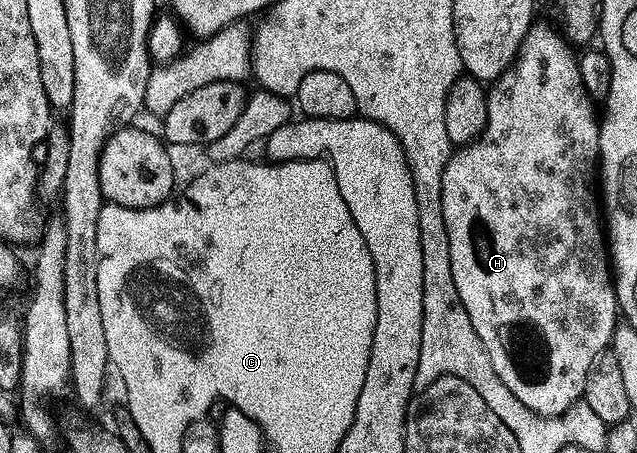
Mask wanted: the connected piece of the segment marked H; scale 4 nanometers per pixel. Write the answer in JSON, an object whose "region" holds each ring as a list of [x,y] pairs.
{"region":[[[535,21],[530,24],[528,33],[524,37],[524,41],[520,45],[518,55],[514,59],[514,64],[508,68],[505,73],[494,80],[492,86],[489,88],[486,96],[486,104],[488,105],[488,117],[486,118],[486,127],[482,134],[472,143],[468,143],[457,148],[458,151],[454,156],[445,160],[445,167],[441,172],[442,185],[443,185],[443,217],[447,225],[447,233],[450,238],[451,247],[451,264],[454,266],[454,284],[460,293],[460,301],[464,305],[464,309],[468,313],[468,317],[472,321],[472,325],[476,329],[476,333],[480,337],[480,341],[484,345],[484,349],[488,353],[488,357],[494,366],[494,372],[500,377],[500,381],[504,381],[504,385],[508,385],[508,389],[512,389],[512,393],[524,405],[528,405],[528,409],[532,409],[538,415],[545,415],[547,417],[561,417],[567,411],[573,408],[574,404],[583,398],[586,389],[586,378],[591,373],[592,368],[595,366],[594,358],[601,353],[602,350],[611,346],[614,338],[614,328],[619,326],[620,323],[620,308],[618,306],[617,293],[615,291],[615,280],[612,278],[612,264],[608,258],[608,239],[604,234],[604,215],[600,210],[600,195],[596,190],[596,176],[599,174],[599,150],[598,150],[598,133],[599,133],[599,116],[595,113],[594,116],[594,103],[590,100],[590,95],[586,92],[586,87],[582,84],[582,71],[578,68],[578,59],[573,55],[571,44],[563,39],[561,34],[549,22],[541,23]]]}

